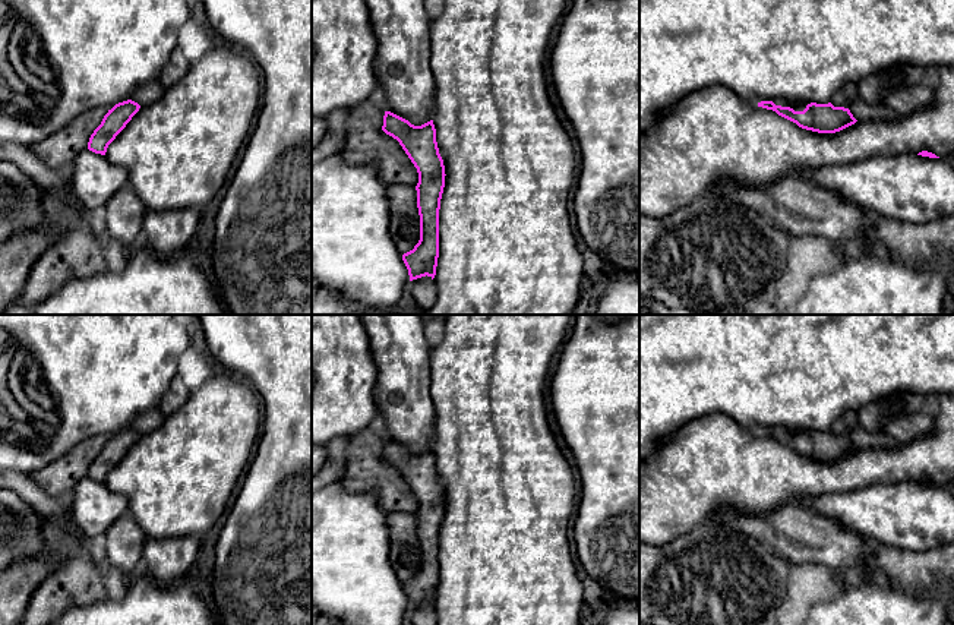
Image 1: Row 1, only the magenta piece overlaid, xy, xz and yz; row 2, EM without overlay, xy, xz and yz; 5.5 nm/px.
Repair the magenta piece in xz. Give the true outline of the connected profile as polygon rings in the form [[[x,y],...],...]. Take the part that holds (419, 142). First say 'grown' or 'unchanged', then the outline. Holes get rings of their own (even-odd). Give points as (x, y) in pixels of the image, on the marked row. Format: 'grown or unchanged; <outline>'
unchanged; [[[385,111],[382,130],[397,139],[418,173],[417,208],[420,240],[402,255],[410,281],[436,275],[439,258],[439,209],[445,187],[445,165],[436,142],[433,120],[414,126],[408,120]]]

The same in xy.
unchanged; [[[132,100],[116,104],[89,138],[88,149],[105,155],[108,145],[126,127],[140,105]]]

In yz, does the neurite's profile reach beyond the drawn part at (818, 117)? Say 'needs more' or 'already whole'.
needs more

